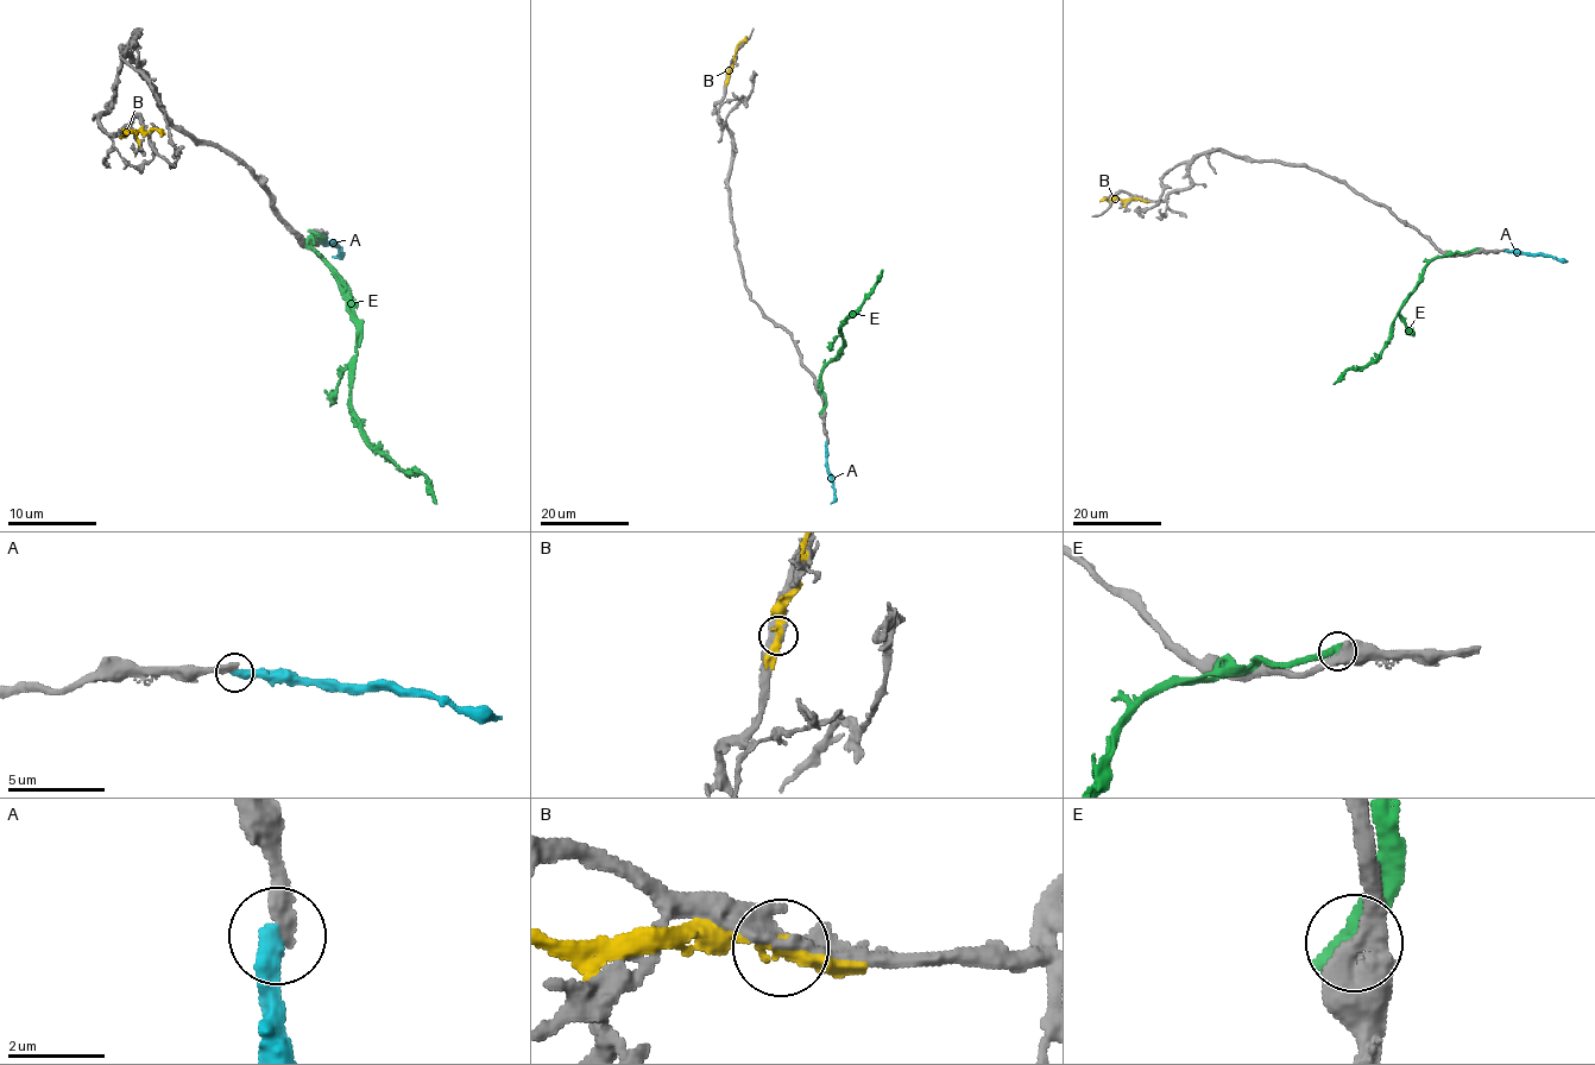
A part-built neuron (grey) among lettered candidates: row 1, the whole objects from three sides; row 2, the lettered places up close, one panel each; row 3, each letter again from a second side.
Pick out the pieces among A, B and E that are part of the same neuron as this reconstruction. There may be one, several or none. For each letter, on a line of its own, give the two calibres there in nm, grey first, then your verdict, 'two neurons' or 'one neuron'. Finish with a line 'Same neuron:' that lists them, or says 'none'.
A: 360 nm thick on the grey side, 400 nm on the other; two neurons
B: 440 nm thick on the grey side, 280 nm on the other; two neurons
E: 650 nm thick on the grey side, 550 nm on the other; two neurons
Same neuron: none

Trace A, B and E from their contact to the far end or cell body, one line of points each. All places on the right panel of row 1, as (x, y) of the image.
A: (1506, 251), (1568, 262)
B: (1142, 200), (1103, 199), (1099, 202)
E: (1474, 250), (1436, 256), (1398, 313), (1391, 340), (1369, 364), (1349, 369), (1334, 384)

